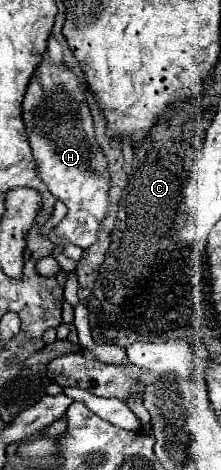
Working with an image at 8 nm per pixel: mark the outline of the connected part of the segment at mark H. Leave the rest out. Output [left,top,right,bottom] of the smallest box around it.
[23,57,109,249]

